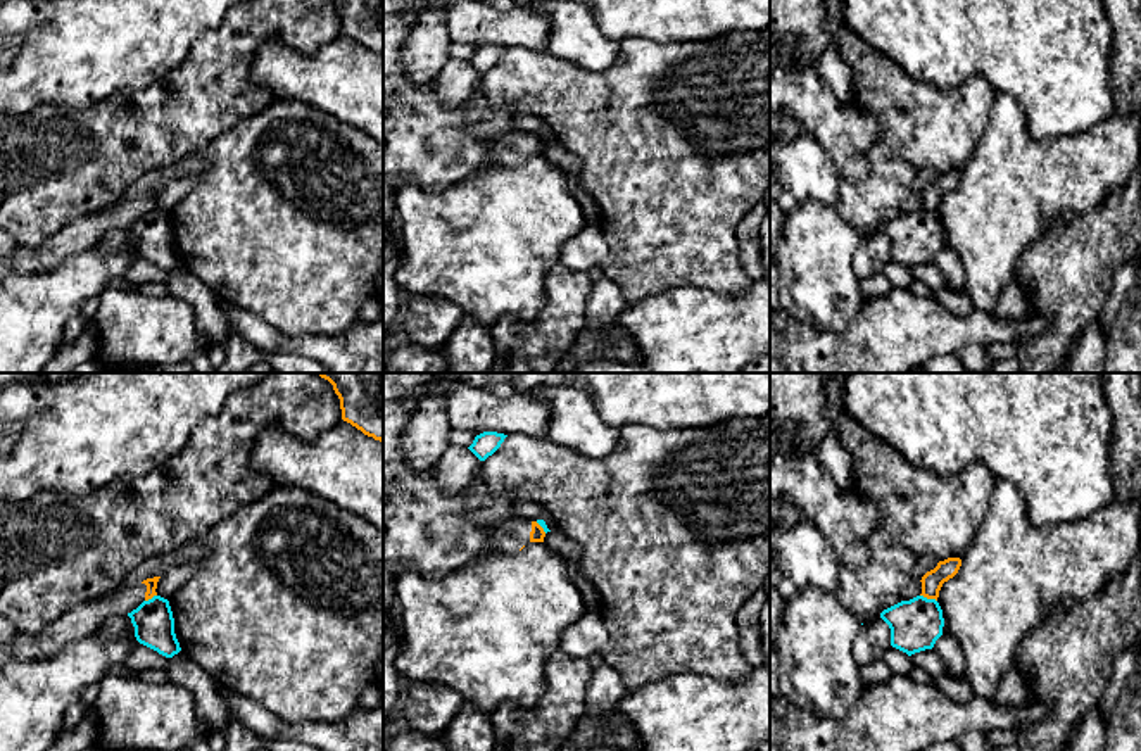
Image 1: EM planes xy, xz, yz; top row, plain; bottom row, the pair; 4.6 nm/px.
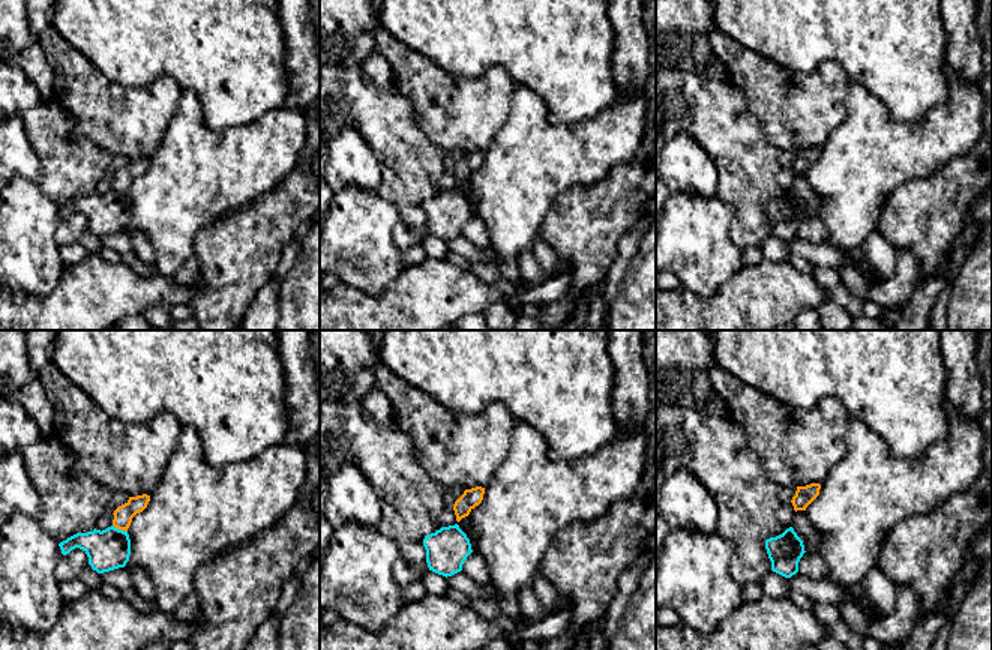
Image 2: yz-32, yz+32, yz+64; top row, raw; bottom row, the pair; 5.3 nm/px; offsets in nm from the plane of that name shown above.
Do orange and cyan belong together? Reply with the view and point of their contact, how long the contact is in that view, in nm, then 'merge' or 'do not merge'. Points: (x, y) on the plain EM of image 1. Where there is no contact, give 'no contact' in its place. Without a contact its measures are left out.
contact yz (929, 211); length 90 nm; do not merge

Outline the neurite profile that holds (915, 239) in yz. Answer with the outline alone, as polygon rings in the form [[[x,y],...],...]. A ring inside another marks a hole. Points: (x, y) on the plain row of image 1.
[[[917,209],[880,226],[891,242],[891,259],[908,269],[932,262],[942,249],[944,231],[936,212]]]

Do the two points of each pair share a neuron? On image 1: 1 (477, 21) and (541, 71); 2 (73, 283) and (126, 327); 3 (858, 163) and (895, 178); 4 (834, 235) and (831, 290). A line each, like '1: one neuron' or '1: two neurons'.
1: two neurons
2: two neurons
3: one neuron
4: one neuron

